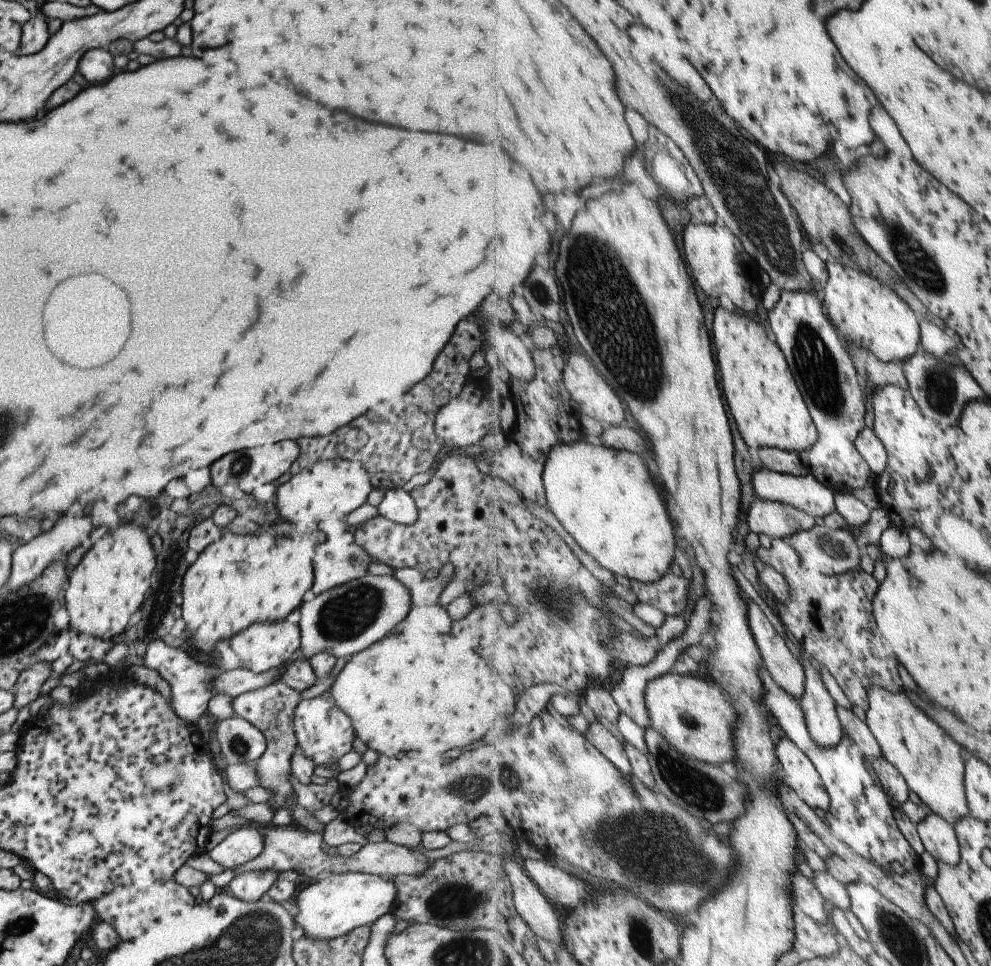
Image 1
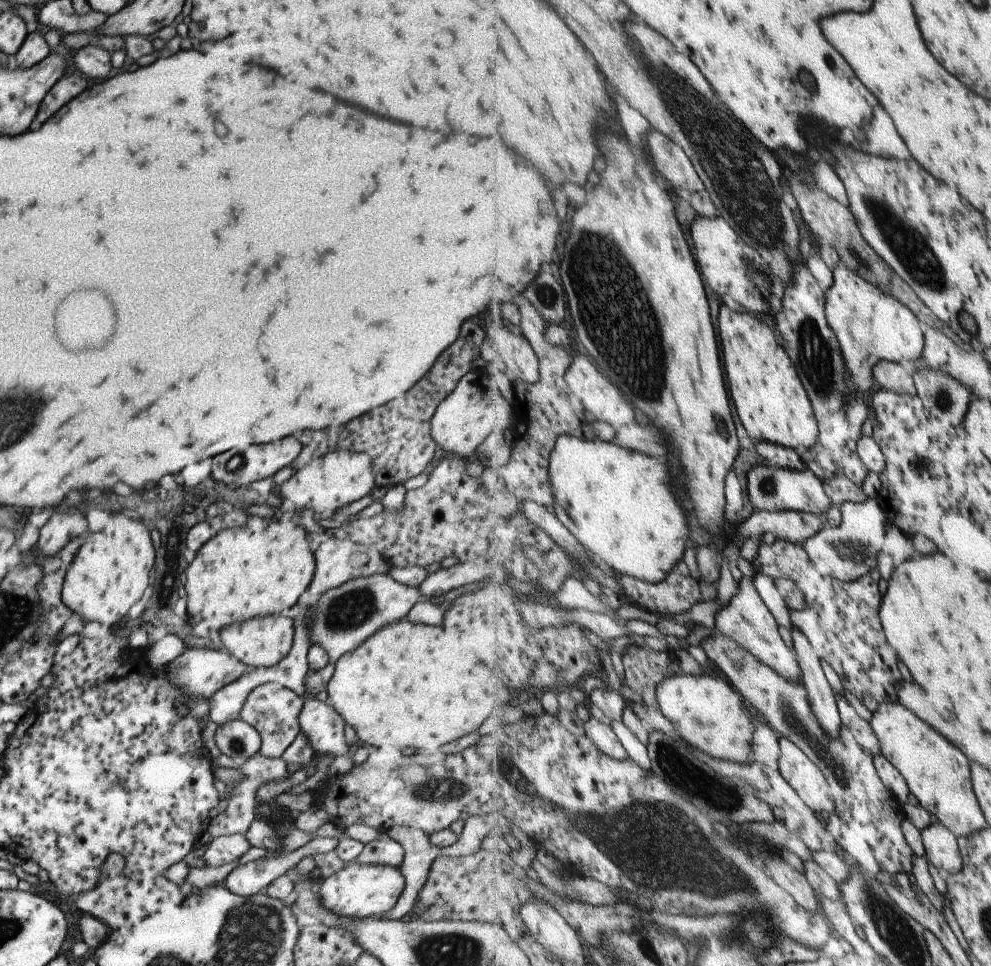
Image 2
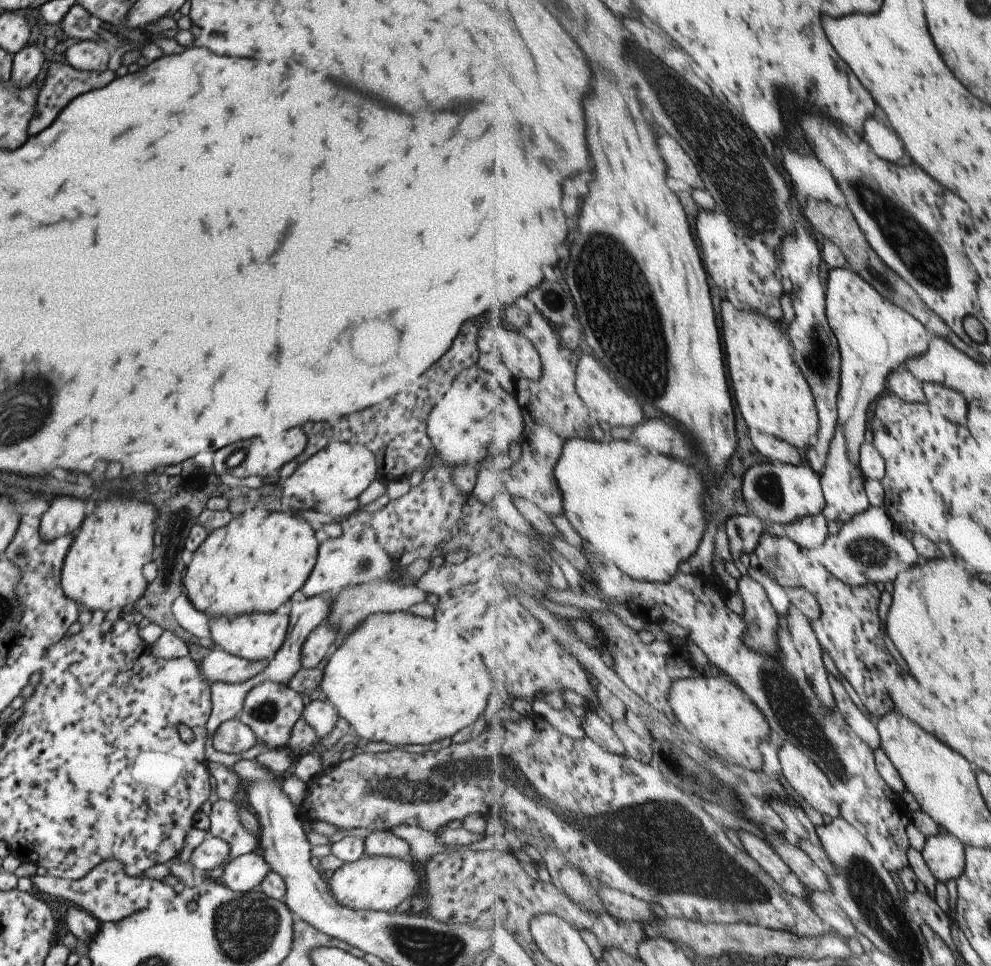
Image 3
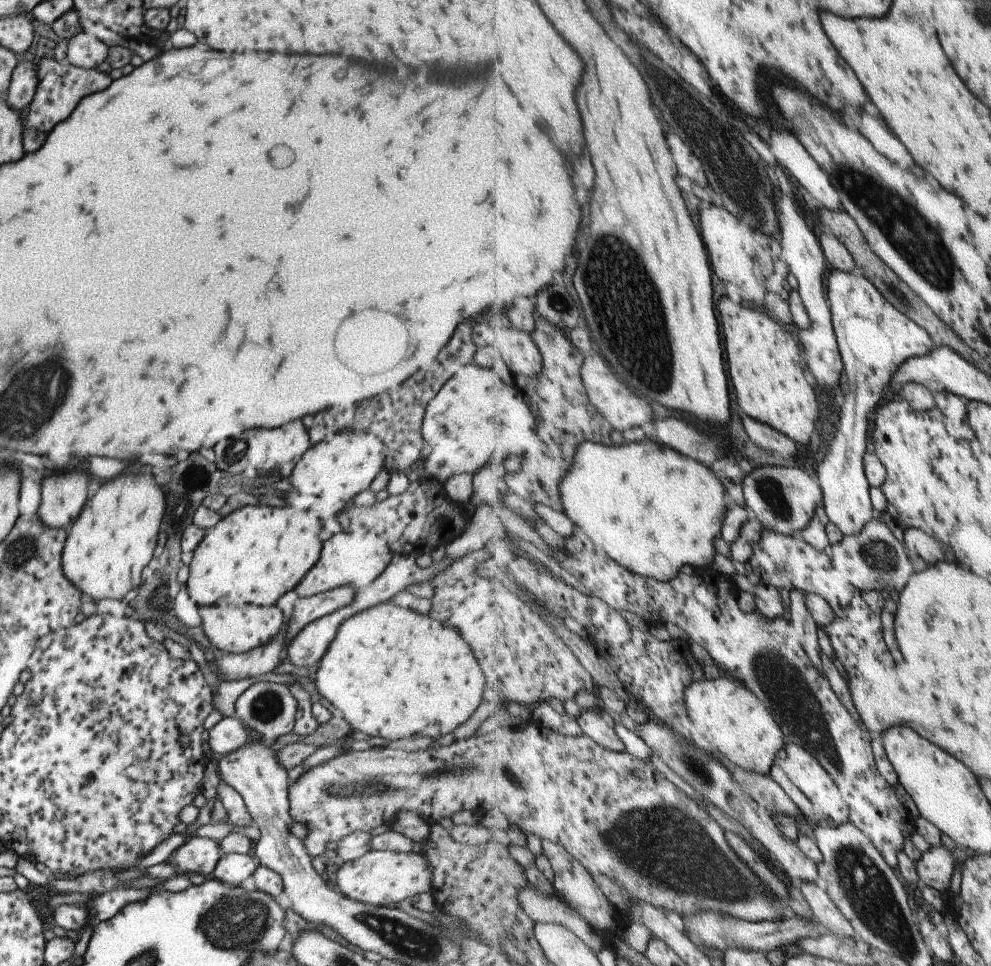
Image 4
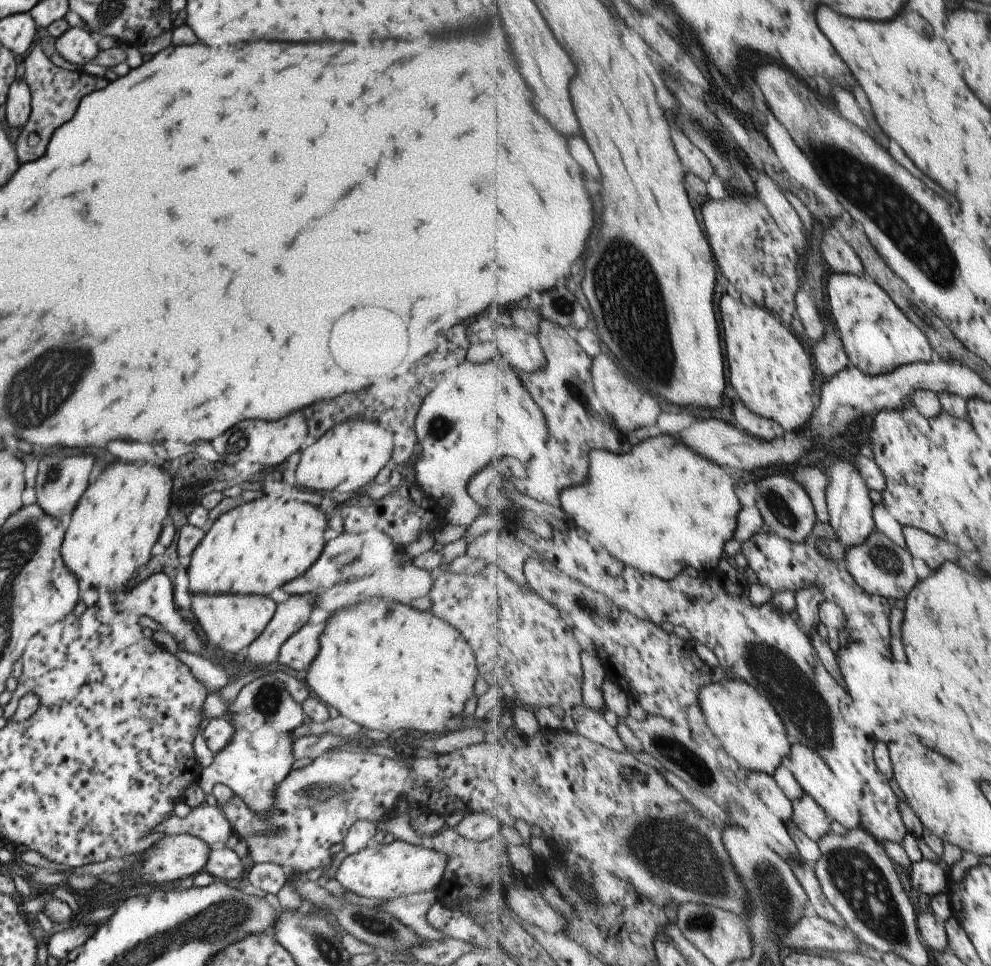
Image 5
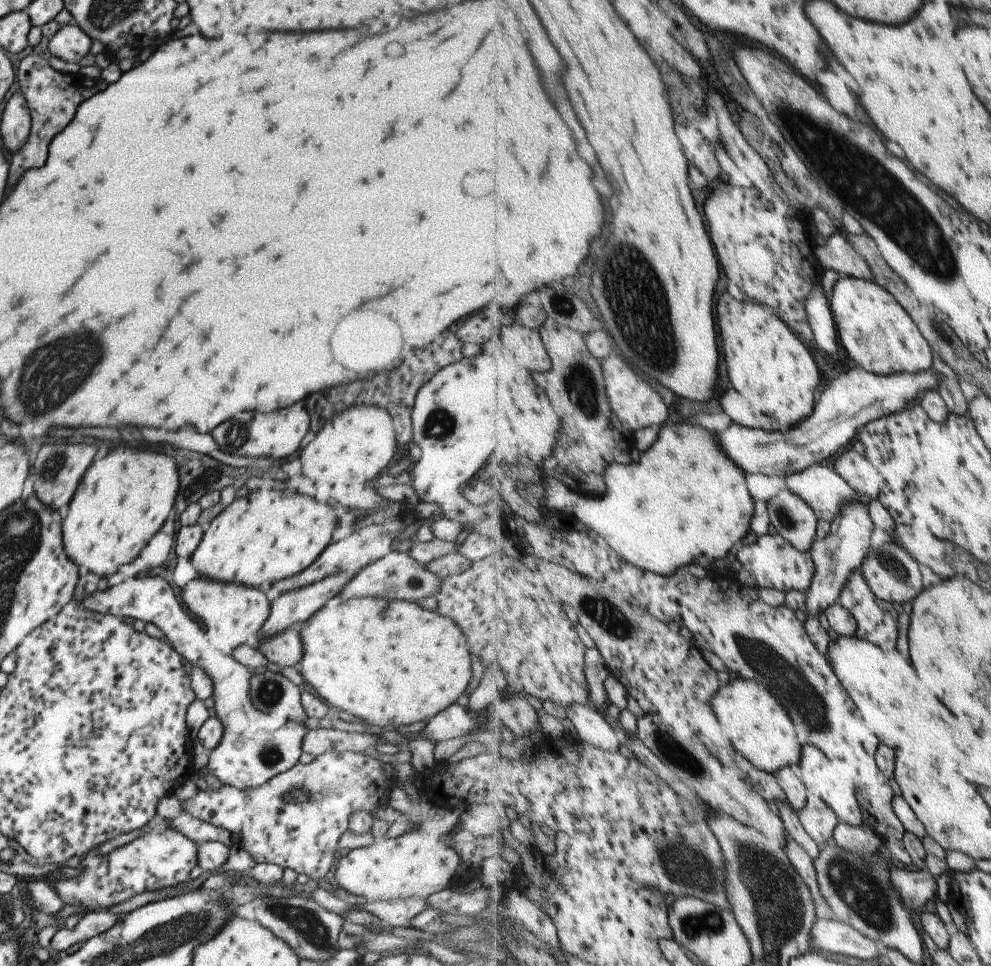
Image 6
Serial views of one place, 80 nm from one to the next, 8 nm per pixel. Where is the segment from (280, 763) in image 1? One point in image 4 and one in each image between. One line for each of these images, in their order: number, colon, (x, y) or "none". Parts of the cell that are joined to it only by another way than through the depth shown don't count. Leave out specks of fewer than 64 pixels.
2: (270, 709)
3: (269, 709)
4: (265, 708)

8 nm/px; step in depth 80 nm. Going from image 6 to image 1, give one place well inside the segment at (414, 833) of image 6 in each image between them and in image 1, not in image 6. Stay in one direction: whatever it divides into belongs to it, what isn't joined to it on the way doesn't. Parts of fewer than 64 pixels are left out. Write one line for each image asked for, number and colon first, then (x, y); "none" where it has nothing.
1: (331, 906)
2: (355, 890)
3: (379, 883)
4: (376, 878)
5: (397, 869)

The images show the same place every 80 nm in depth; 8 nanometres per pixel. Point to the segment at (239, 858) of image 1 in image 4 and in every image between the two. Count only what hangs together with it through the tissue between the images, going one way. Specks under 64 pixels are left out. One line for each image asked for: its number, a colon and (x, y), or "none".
2: (220, 850)
3: (211, 852)
4: (197, 854)

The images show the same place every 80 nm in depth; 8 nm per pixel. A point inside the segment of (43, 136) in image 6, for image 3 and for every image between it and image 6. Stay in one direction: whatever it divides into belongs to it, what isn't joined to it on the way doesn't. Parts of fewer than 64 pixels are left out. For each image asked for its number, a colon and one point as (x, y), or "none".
3: (61, 83)
4: (59, 87)
5: (54, 93)

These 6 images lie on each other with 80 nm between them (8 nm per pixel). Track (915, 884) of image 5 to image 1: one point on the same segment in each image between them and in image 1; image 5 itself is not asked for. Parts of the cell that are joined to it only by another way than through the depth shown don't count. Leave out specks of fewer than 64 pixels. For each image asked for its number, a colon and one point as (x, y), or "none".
1: (939, 836)
2: (943, 851)
3: (945, 854)
4: (935, 868)

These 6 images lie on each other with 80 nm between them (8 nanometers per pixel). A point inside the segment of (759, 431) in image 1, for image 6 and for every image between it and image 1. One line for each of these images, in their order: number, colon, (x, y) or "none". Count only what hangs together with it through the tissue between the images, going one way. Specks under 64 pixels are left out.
2: (774, 403)
3: (775, 397)
4: (768, 370)
5: (773, 373)
6: (767, 362)

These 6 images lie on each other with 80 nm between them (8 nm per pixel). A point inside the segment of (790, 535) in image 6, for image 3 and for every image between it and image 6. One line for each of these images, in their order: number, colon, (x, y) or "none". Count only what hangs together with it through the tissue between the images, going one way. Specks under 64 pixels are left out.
3: (781, 493)
4: (785, 500)
5: (786, 505)

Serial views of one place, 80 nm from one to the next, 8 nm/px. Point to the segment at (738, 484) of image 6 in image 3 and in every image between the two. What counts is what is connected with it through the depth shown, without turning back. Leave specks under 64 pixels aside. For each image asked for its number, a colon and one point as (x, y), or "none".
3: (646, 512)
4: (654, 510)
5: (659, 507)

